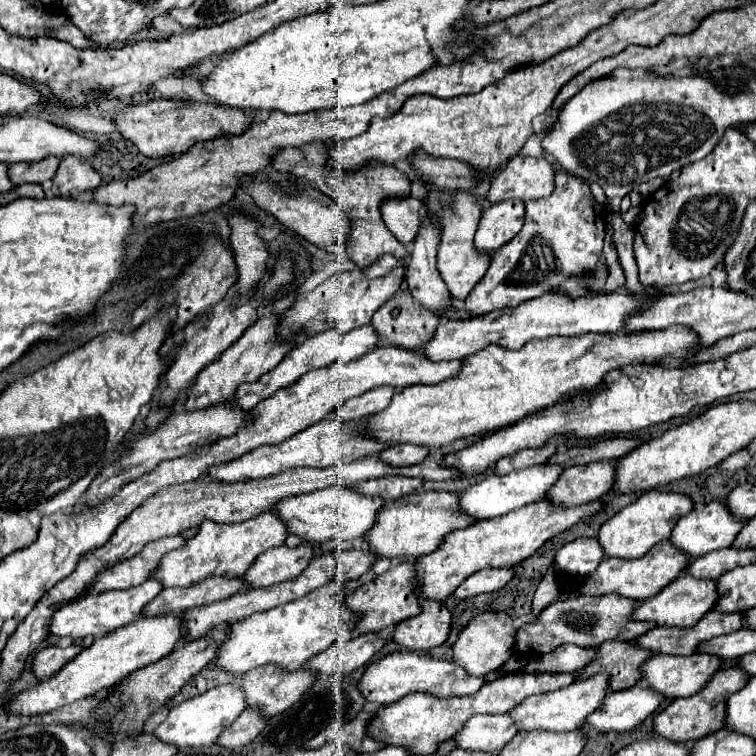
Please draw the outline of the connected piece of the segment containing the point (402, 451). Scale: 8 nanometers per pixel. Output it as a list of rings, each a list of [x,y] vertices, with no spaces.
[[[404,443],[396,447],[388,447],[380,453],[380,461],[388,463],[390,467],[410,467],[416,463],[422,463],[428,455],[428,447]]]

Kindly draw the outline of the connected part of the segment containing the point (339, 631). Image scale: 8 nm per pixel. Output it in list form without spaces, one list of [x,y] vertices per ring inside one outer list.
[[[332,581],[296,601],[250,615],[248,619],[230,625],[226,629],[226,639],[216,649],[216,667],[236,675],[264,663],[276,663],[278,667],[284,667],[284,671],[300,669],[308,659],[328,649],[338,635],[342,635],[342,641],[352,637],[350,629],[356,617],[344,607],[344,597],[346,593],[336,581]]]

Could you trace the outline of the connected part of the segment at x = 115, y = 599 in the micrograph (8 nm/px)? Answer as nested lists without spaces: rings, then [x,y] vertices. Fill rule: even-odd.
[[[146,579],[144,583],[132,587],[132,589],[120,589],[120,591],[106,591],[100,595],[82,595],[80,599],[72,599],[72,603],[62,605],[56,615],[52,615],[52,621],[48,625],[48,633],[62,639],[62,637],[72,637],[72,639],[84,639],[88,635],[102,637],[106,633],[112,633],[130,621],[134,621],[142,607],[148,605],[158,593],[162,591],[162,585],[156,579]]]

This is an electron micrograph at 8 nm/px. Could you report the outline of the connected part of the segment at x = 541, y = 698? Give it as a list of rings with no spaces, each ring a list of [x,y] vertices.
[[[592,675],[584,681],[574,681],[572,685],[552,691],[552,693],[544,693],[544,695],[532,695],[528,699],[524,699],[524,703],[518,703],[512,711],[508,711],[508,715],[512,715],[516,727],[520,727],[520,731],[556,731],[556,733],[564,733],[564,731],[574,731],[582,725],[584,717],[588,713],[592,713],[596,707],[600,707],[604,695],[608,691],[608,675]]]

